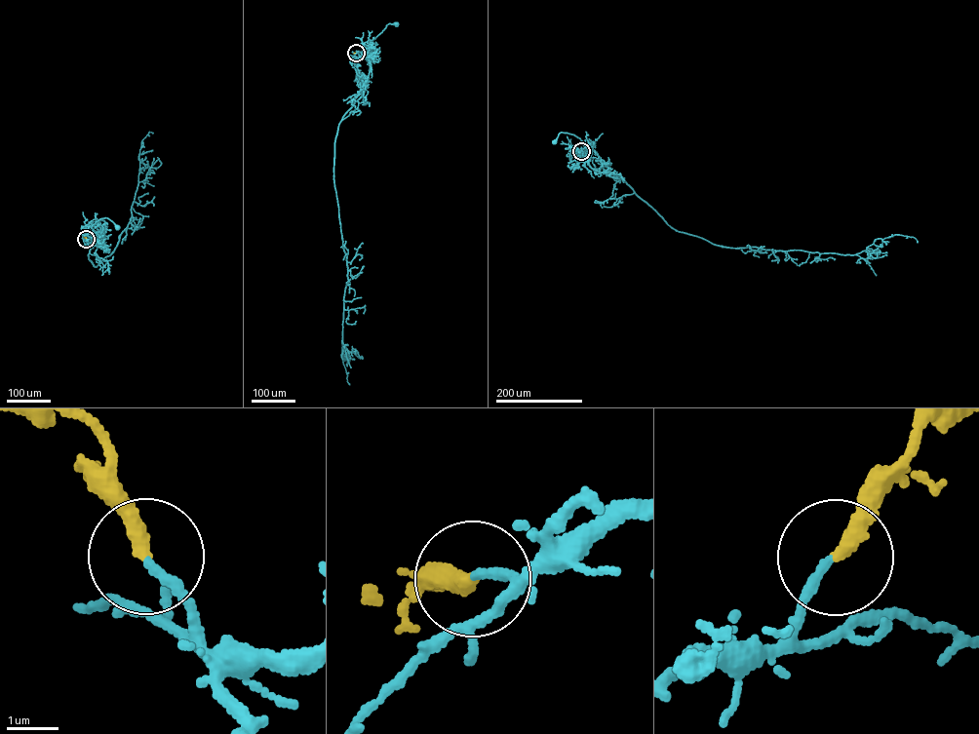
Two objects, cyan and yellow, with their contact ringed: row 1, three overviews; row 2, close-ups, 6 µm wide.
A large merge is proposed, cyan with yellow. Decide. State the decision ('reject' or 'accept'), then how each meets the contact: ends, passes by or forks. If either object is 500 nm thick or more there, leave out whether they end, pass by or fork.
accept; cyan ends; yellow ends

